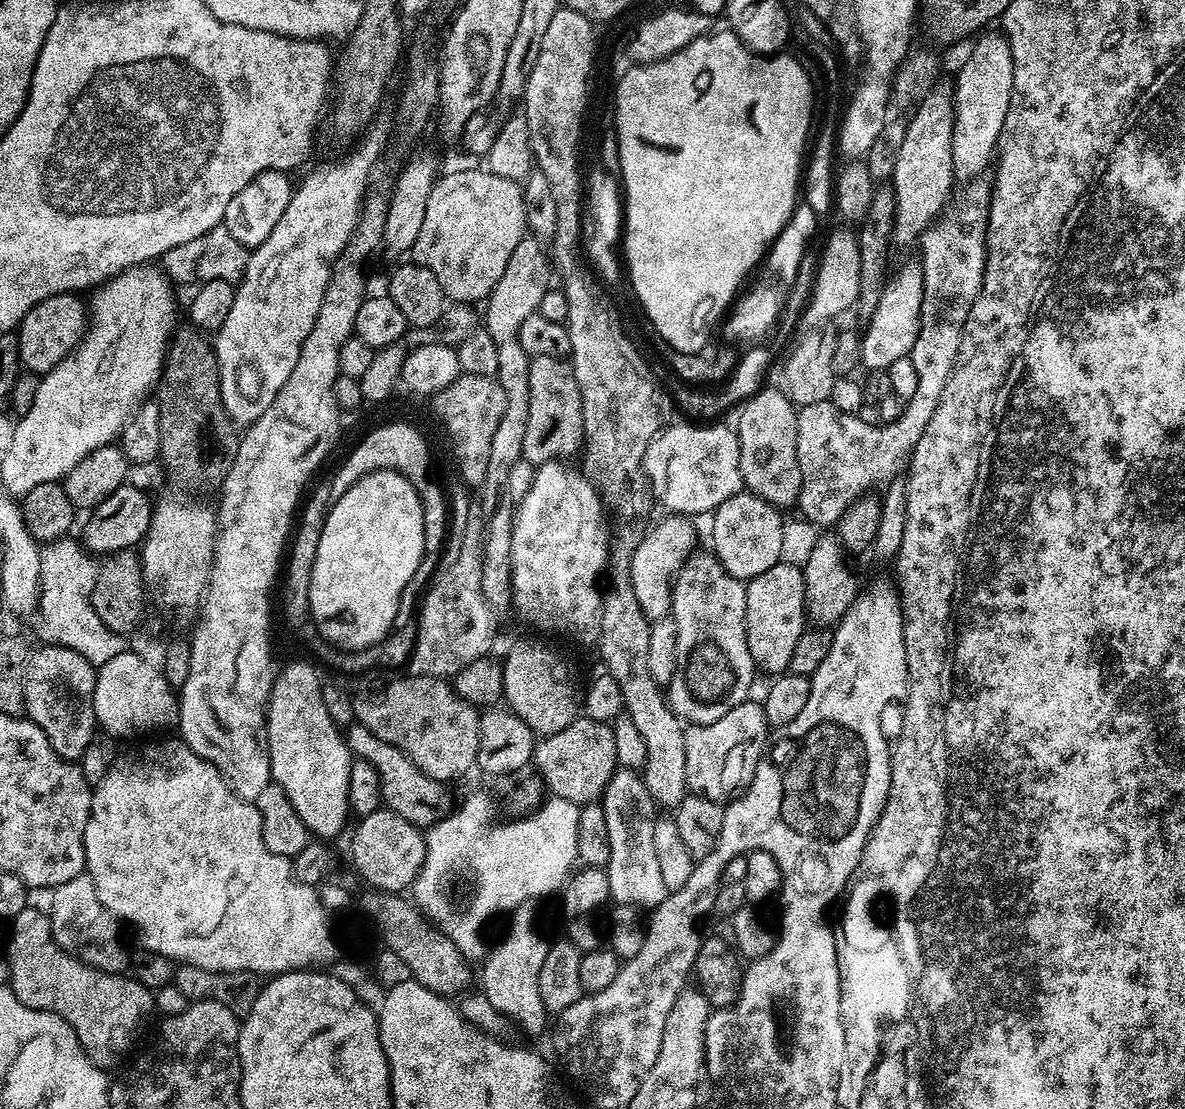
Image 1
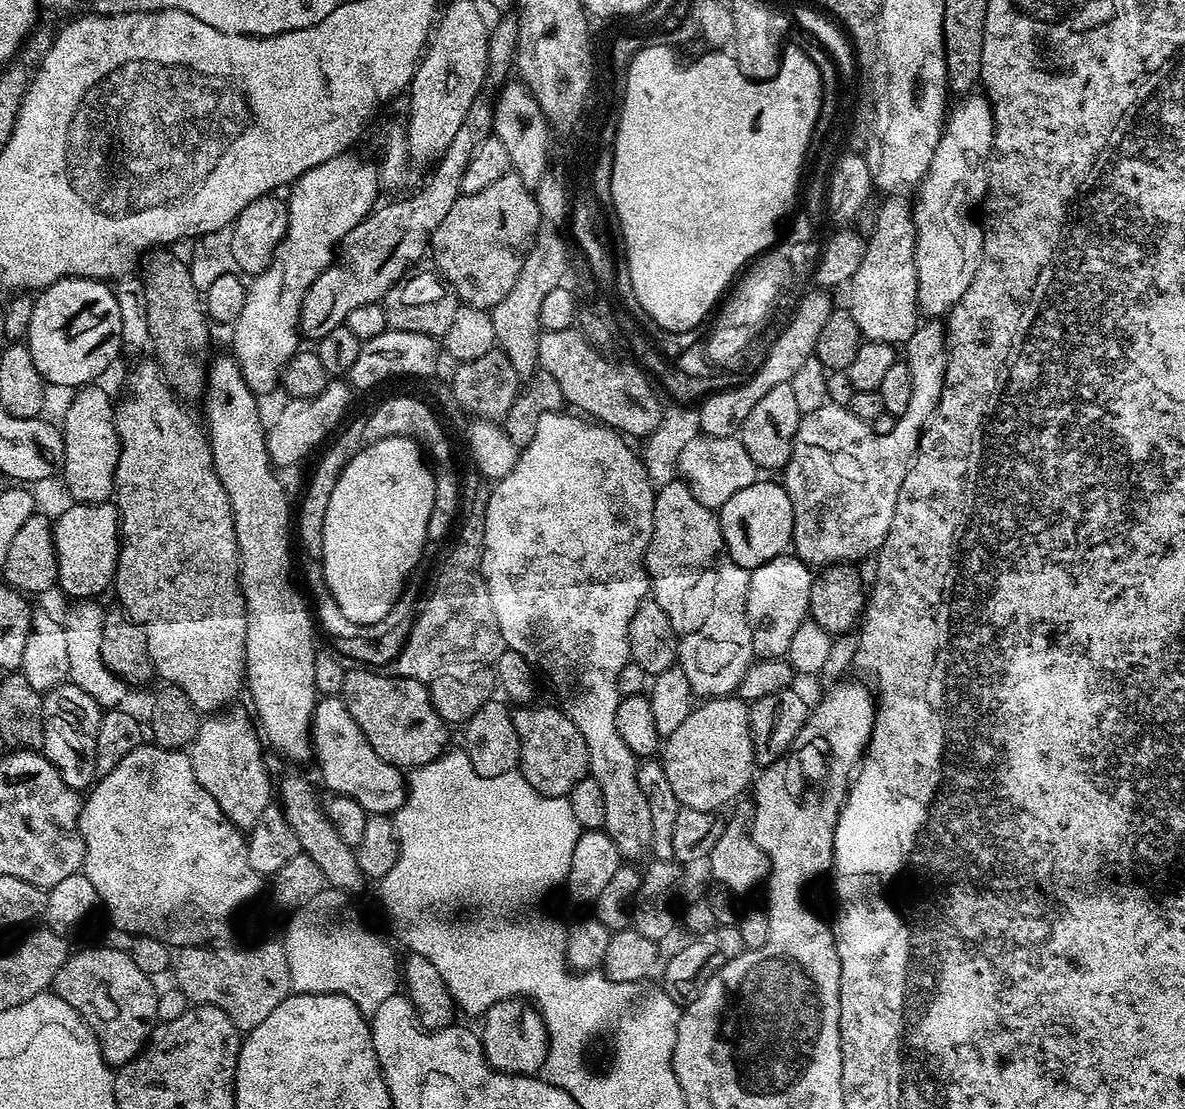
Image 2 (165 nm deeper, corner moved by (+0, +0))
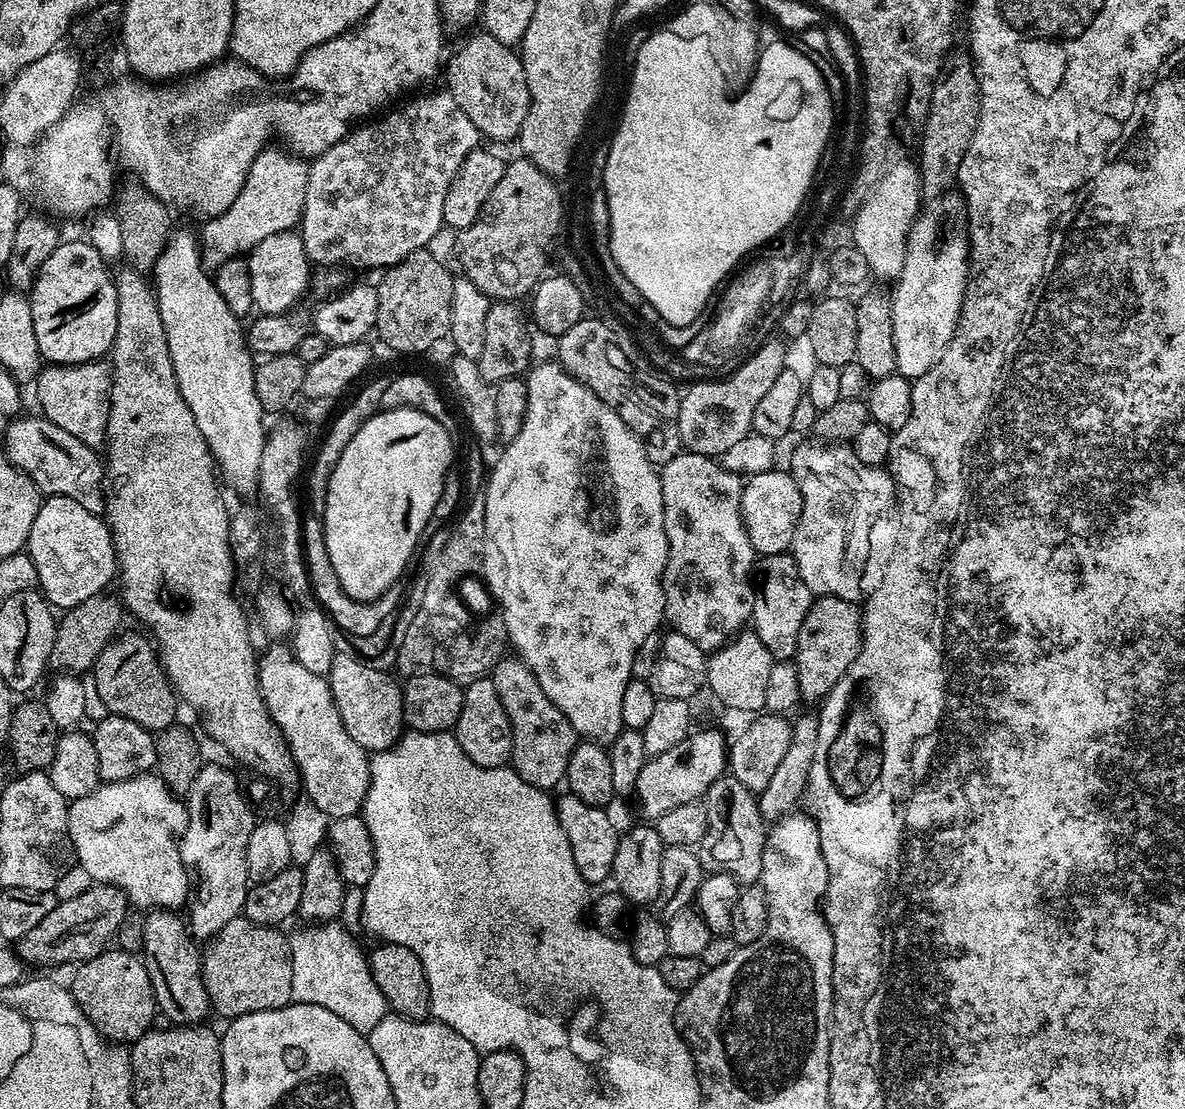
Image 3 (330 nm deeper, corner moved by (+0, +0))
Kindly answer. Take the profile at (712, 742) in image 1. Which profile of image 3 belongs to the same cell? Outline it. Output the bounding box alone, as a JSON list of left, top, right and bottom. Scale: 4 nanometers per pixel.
[634,729,729,822]

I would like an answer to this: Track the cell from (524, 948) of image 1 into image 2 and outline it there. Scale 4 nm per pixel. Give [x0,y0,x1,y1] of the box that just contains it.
[482,998,548,1076]

